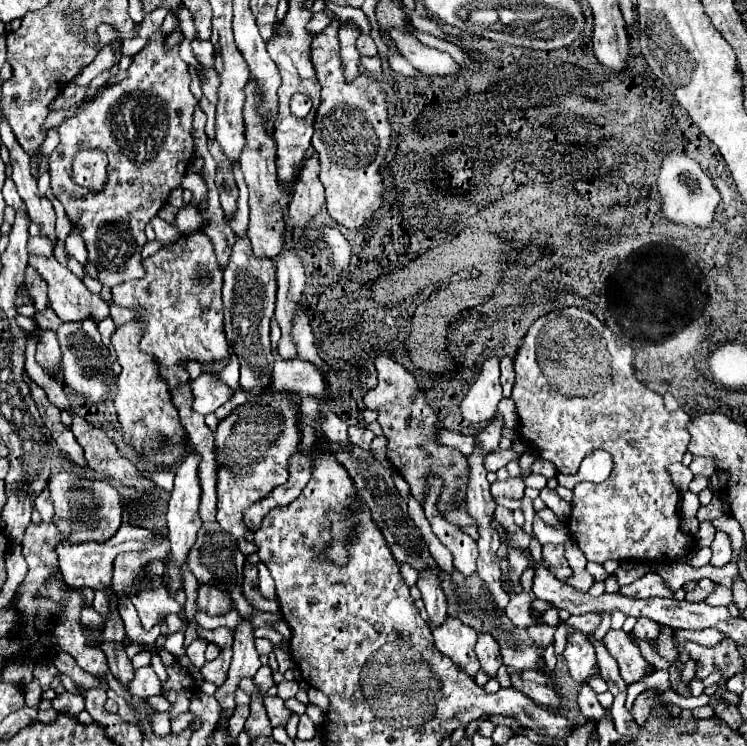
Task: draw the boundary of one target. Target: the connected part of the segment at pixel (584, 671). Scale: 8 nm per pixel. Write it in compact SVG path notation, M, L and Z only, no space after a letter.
M576 631L574 635L568 637L568 645L564 649L564 659L566 659L572 679L578 683L588 683L594 675L598 675L594 647L586 639L586 635L580 631Z

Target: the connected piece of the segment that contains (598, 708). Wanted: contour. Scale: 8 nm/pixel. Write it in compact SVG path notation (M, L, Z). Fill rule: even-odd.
M590 685L580 687L580 691L578 691L578 707L580 707L582 715L588 717L588 719L598 721L598 719L602 719L606 715L606 709L598 703L596 693L594 693L594 689Z

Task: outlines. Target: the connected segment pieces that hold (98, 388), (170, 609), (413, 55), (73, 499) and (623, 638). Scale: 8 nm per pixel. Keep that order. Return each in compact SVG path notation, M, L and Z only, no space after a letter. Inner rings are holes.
M46 309L44 313L36 315L36 323L40 325L40 329L54 329L58 333L58 341L62 347L62 365L64 365L64 383L68 389L72 389L78 397L82 397L84 401L88 401L90 405L98 405L102 403L108 393L110 393L110 385L108 385L108 351L104 349L106 345L100 339L98 327L94 321L84 321L84 323L64 323L56 317L56 313L52 313L52 309Z
M134 583L130 591L130 599L134 607L138 609L142 627L150 631L154 625L162 623L162 615L168 613L184 613L180 603L172 597L168 597L168 591L164 587L160 589L148 589L142 583Z
M390 29L386 31L386 37L396 45L398 53L408 59L416 69L430 73L430 75L458 75L458 65L448 53L442 53L438 49L430 49L422 45L416 37L412 37L404 29Z
M72 471L56 473L48 483L48 491L56 507L56 515L62 515L64 519L72 519L74 531L72 535L68 535L70 541L82 541L82 539L106 541L122 525L122 505L118 499L118 491L110 485L110 481L80 479Z
M608 629L602 643L608 647L610 655L618 661L620 675L626 683L634 683L646 677L648 663L644 661L640 649L634 643L630 643L628 635L622 629Z

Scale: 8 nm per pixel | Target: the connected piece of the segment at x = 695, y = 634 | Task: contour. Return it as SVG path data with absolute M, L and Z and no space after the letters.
M704 629L704 631L672 631L672 639L680 643L698 643L698 645L718 645L720 641L728 639L718 629Z

